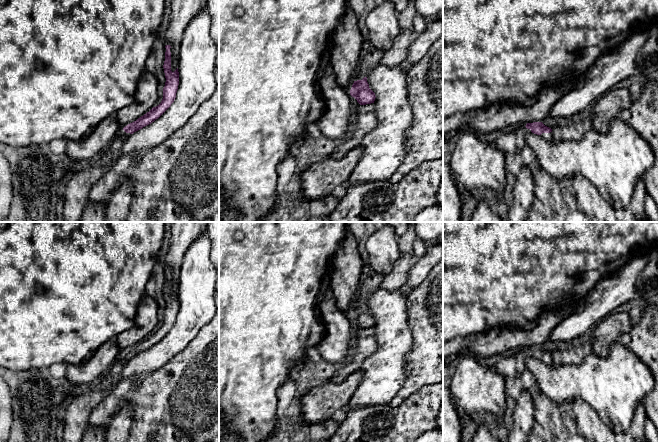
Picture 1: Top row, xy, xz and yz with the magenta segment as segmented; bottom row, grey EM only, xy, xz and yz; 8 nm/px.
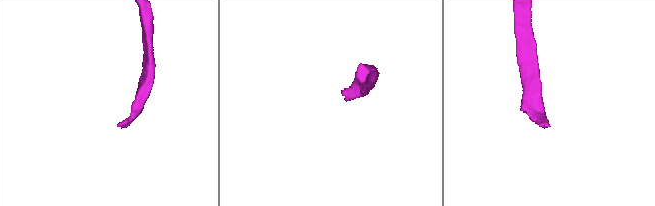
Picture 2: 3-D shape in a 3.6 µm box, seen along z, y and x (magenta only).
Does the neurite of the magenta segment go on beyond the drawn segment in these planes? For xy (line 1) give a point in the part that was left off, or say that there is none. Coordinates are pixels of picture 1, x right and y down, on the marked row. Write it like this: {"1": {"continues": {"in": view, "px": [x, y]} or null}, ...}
{"1": {"continues": {"in": "xy", "px": [122, 132]}}}

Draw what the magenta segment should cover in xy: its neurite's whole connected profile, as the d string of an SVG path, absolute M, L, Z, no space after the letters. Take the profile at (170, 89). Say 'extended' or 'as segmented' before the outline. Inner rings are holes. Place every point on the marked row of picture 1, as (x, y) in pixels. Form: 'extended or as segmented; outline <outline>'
extended; outline M166 45L165 48L166 52L163 68L166 82L163 88L163 99L161 103L158 106L153 107L149 112L138 118L136 121L125 126L119 136L124 135L128 138L134 132L151 124L158 119L174 102L179 85L179 72L178 68L174 72L171 71L171 46Z

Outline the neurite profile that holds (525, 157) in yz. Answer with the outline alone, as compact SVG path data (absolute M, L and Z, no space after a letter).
M526 144L516 153L504 153L506 171L516 176L523 167L531 168L537 164L537 157L534 151Z

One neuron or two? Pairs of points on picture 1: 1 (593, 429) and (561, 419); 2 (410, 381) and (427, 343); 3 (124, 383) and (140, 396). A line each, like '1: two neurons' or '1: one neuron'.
1: one neuron
2: one neuron
3: two neurons

